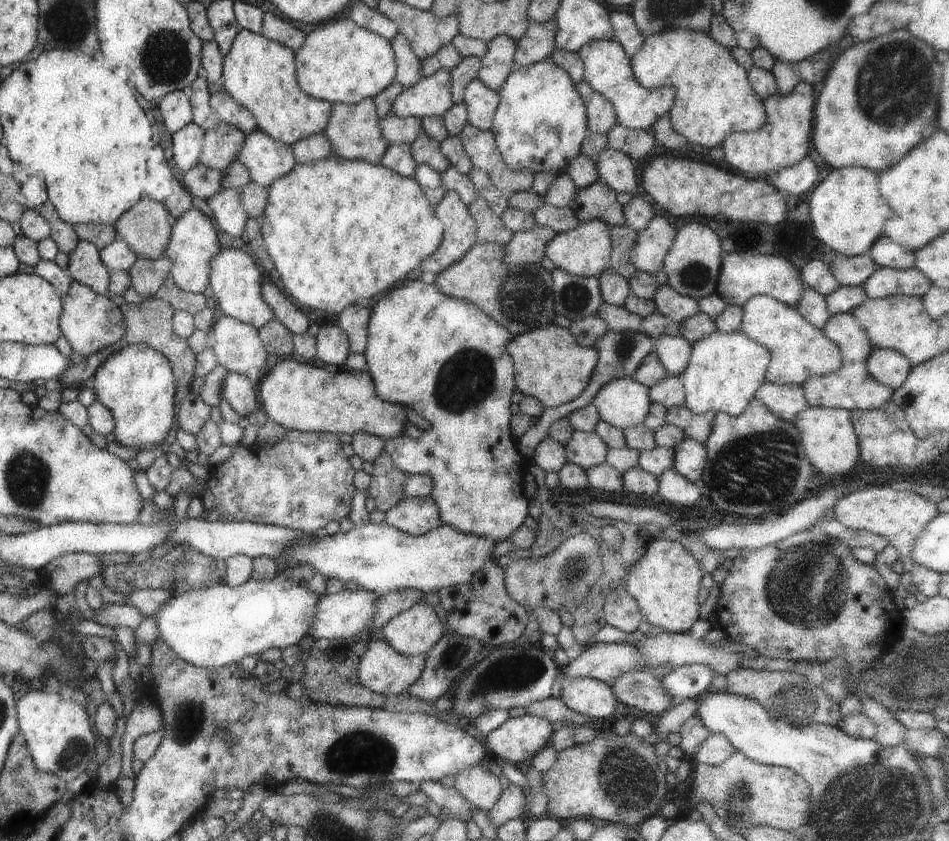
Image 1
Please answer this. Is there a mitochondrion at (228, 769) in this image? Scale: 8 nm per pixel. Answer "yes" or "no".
no

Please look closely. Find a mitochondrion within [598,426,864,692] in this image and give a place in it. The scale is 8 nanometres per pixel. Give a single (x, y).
(803, 587)

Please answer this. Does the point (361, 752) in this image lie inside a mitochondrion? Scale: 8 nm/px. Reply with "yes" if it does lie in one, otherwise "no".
yes

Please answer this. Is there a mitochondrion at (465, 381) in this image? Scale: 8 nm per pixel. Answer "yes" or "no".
yes

